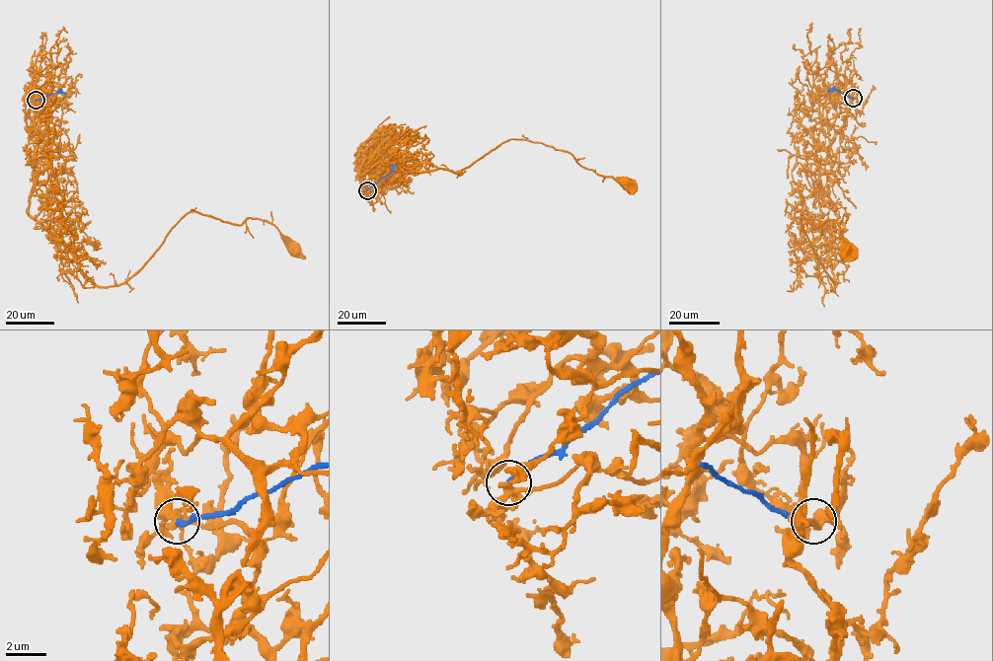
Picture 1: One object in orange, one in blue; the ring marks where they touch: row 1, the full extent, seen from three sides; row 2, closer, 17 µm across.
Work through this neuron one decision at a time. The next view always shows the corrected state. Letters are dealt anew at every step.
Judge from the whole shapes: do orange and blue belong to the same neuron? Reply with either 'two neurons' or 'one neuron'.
two neurons

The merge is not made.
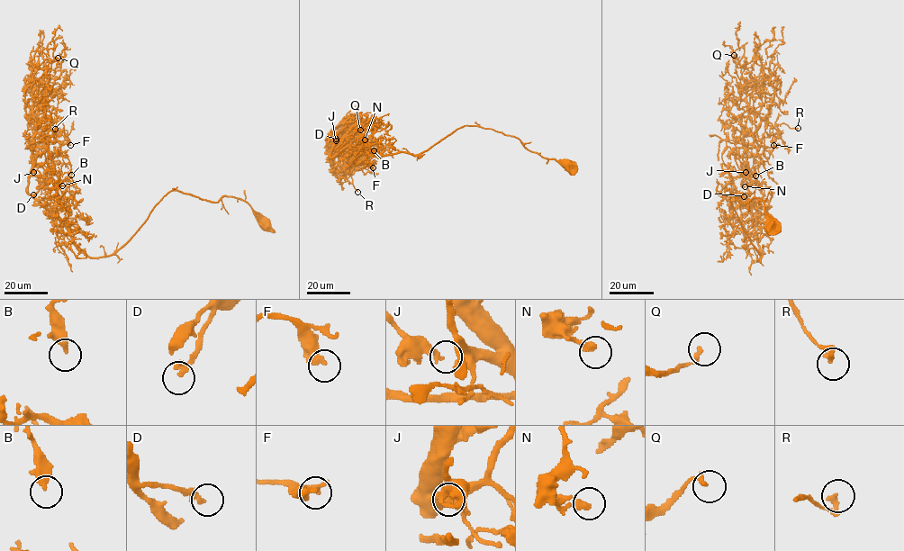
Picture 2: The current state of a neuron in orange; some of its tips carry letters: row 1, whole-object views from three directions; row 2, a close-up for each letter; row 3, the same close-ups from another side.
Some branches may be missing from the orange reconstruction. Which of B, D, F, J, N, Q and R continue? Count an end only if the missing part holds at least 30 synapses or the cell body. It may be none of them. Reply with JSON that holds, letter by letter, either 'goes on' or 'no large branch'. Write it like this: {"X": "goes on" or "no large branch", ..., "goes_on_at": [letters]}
{"B": "no large branch", "D": "goes on", "F": "no large branch", "J": "no large branch", "N": "no large branch", "Q": "no large branch", "R": "no large branch", "goes_on_at": ["D"]}

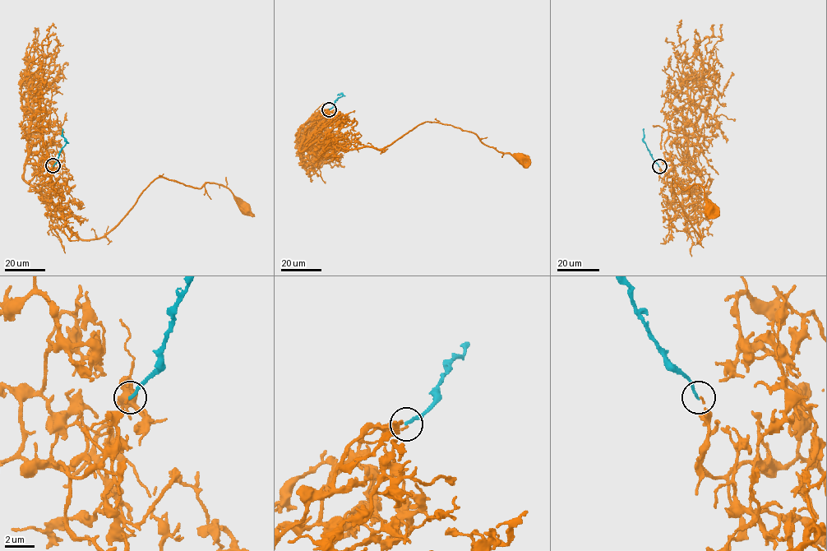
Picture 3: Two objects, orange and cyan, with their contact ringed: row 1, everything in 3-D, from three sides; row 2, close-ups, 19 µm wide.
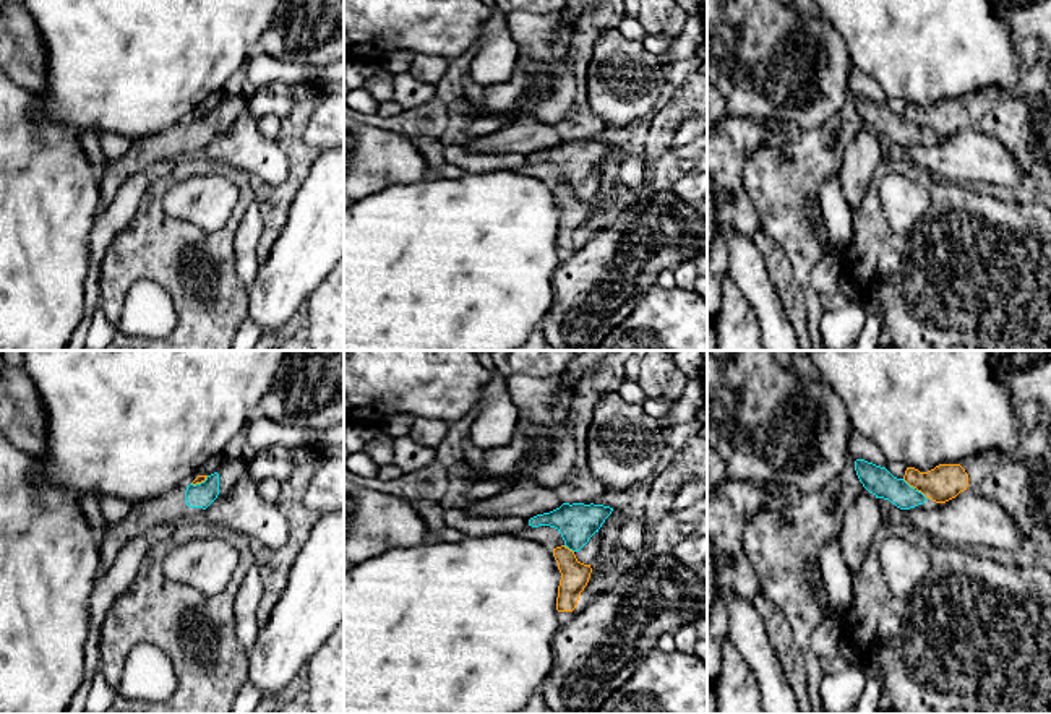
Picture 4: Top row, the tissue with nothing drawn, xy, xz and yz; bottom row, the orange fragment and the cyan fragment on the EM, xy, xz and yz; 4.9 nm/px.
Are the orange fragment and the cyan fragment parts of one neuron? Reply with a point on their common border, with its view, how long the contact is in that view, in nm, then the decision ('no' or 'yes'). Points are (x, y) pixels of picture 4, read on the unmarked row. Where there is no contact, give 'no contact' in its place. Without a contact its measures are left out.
contact yz (909, 120); length 80 nm; no

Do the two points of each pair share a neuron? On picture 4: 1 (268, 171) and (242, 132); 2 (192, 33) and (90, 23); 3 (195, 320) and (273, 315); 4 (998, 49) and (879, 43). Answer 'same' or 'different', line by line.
1: same
2: same
3: different
4: same

